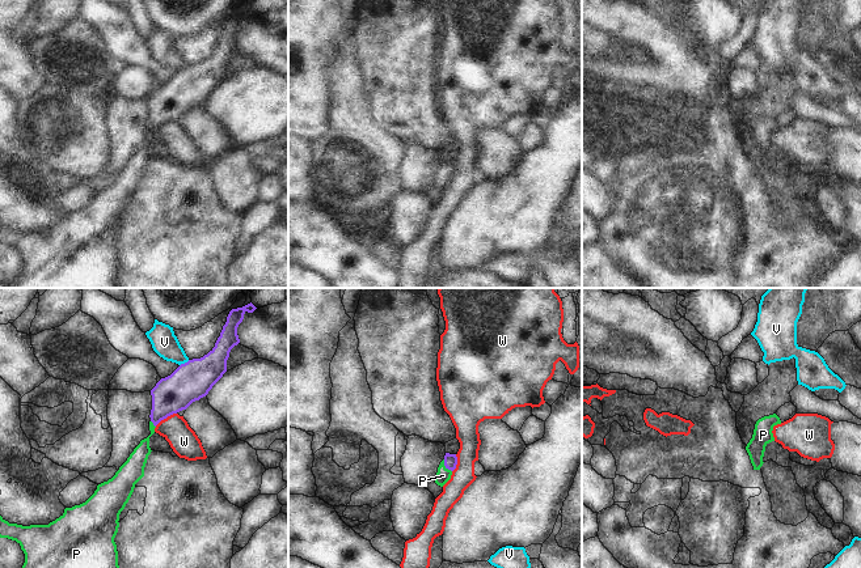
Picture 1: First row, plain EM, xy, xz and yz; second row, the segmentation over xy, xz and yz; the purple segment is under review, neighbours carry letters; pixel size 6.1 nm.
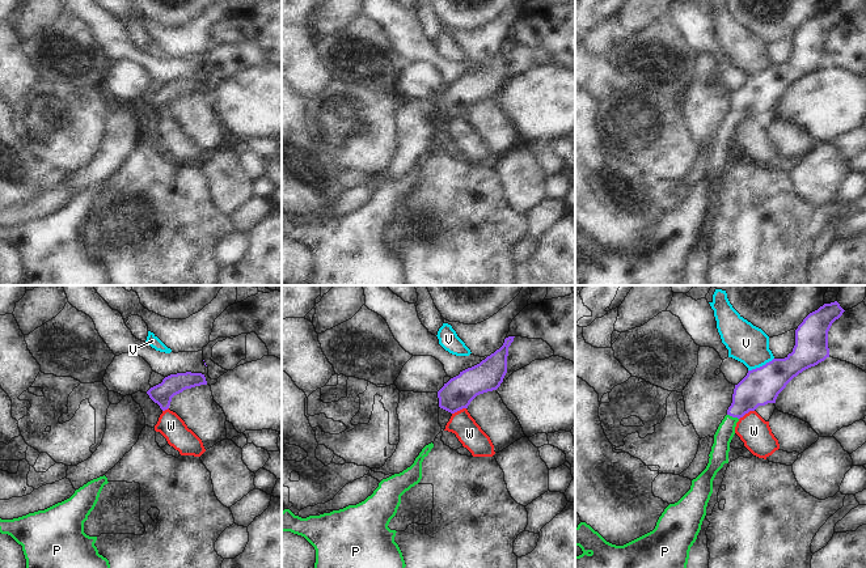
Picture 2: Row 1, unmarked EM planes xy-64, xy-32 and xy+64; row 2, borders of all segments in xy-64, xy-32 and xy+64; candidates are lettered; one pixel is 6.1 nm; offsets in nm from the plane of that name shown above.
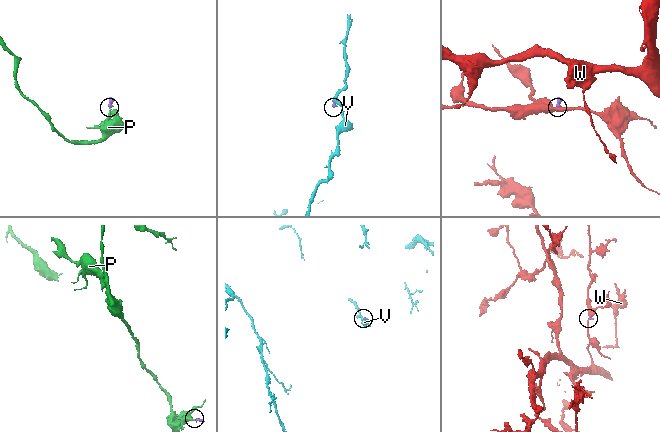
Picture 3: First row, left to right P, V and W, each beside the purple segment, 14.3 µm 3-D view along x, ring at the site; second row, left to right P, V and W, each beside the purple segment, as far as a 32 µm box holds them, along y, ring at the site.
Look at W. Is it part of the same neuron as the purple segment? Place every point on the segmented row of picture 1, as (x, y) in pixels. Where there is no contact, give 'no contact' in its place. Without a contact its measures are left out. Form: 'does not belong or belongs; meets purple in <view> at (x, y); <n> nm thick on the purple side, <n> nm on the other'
does not belong; meets purple in xy at (165, 418); 220 nm thick on the purple side, 170 nm on the other

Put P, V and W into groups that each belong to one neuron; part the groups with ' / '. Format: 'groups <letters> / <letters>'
groups P / V / W

